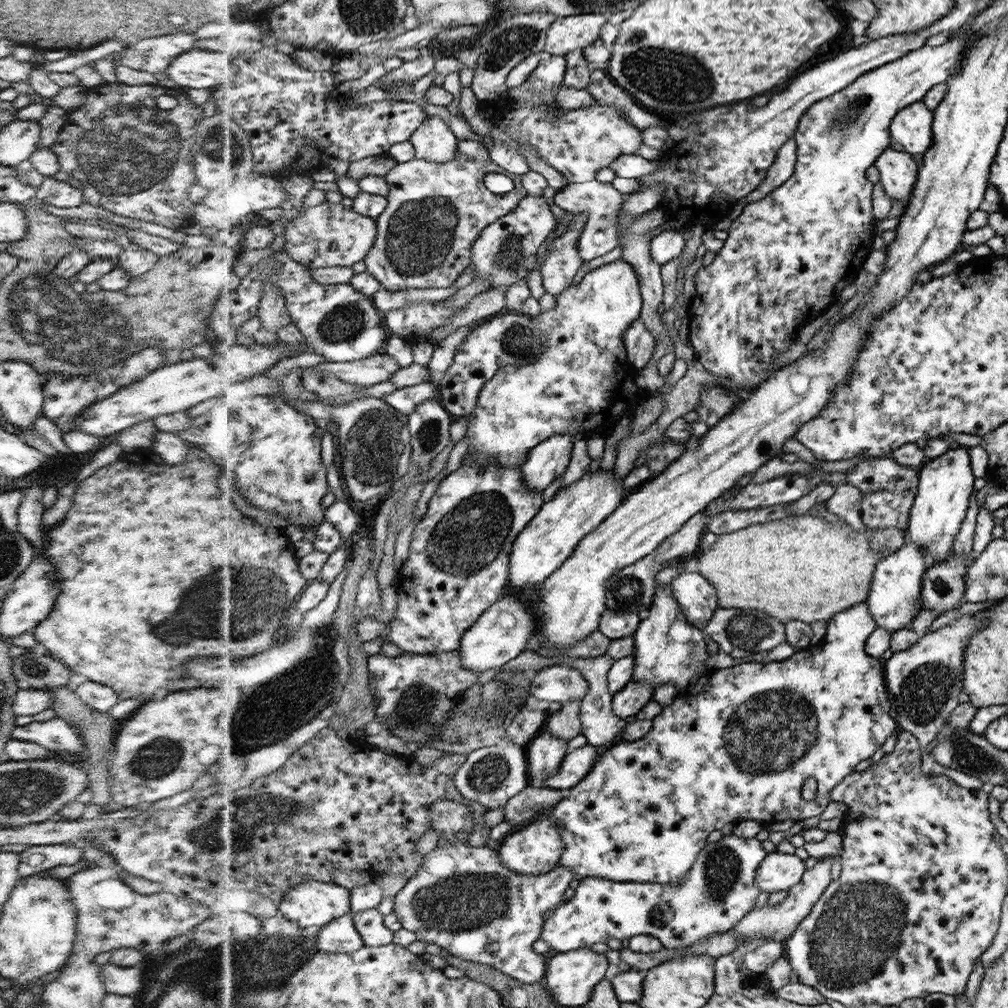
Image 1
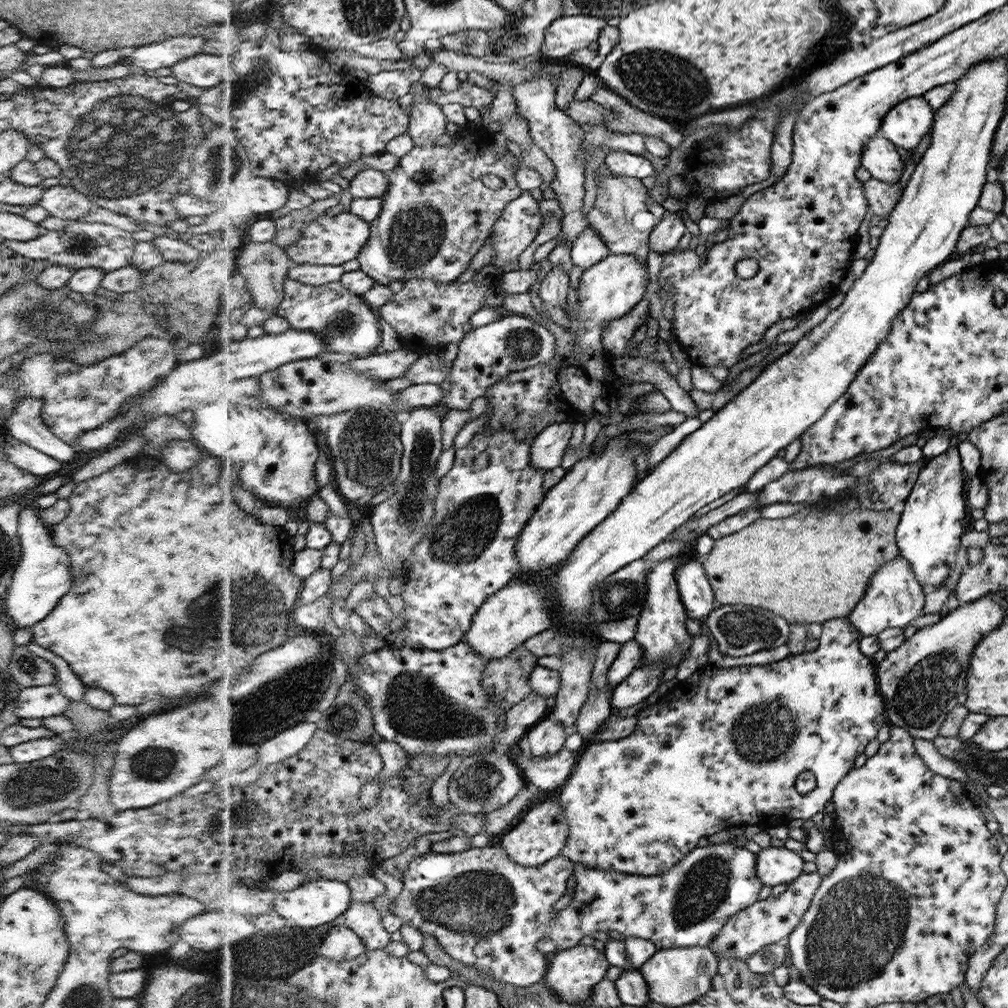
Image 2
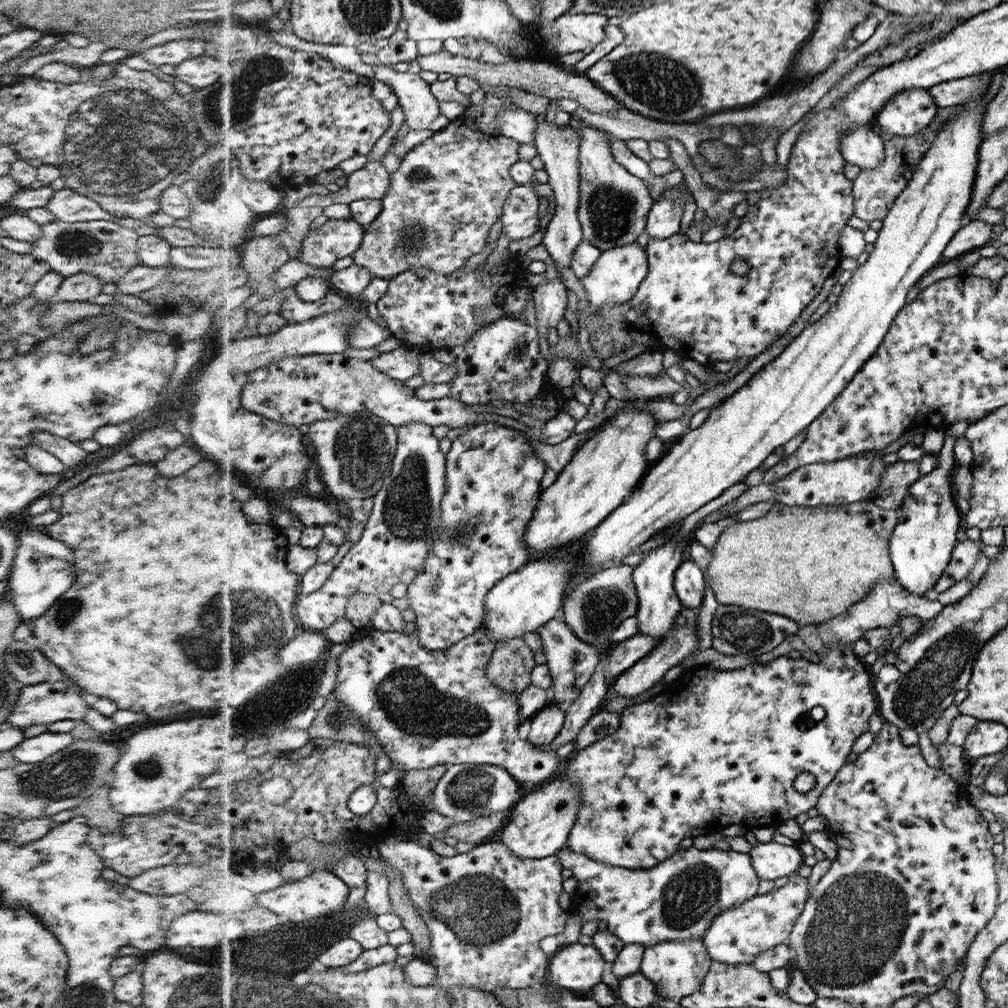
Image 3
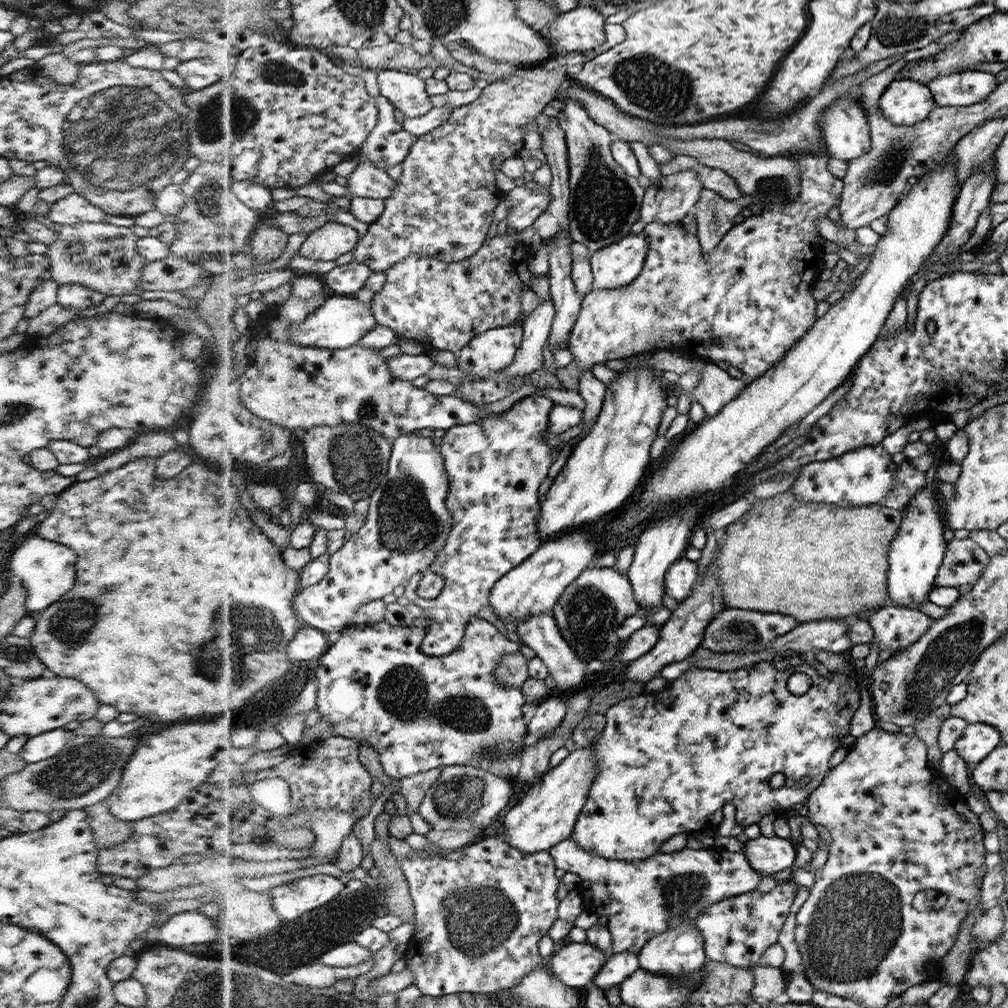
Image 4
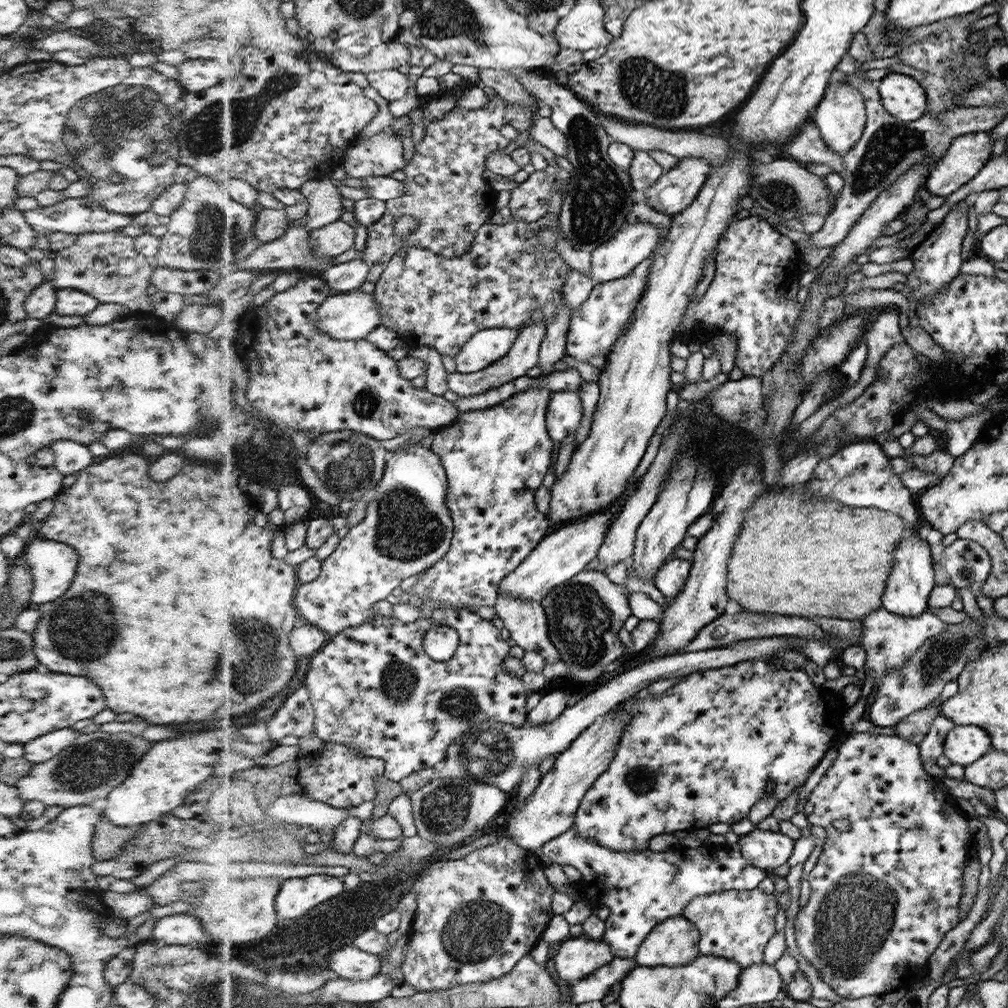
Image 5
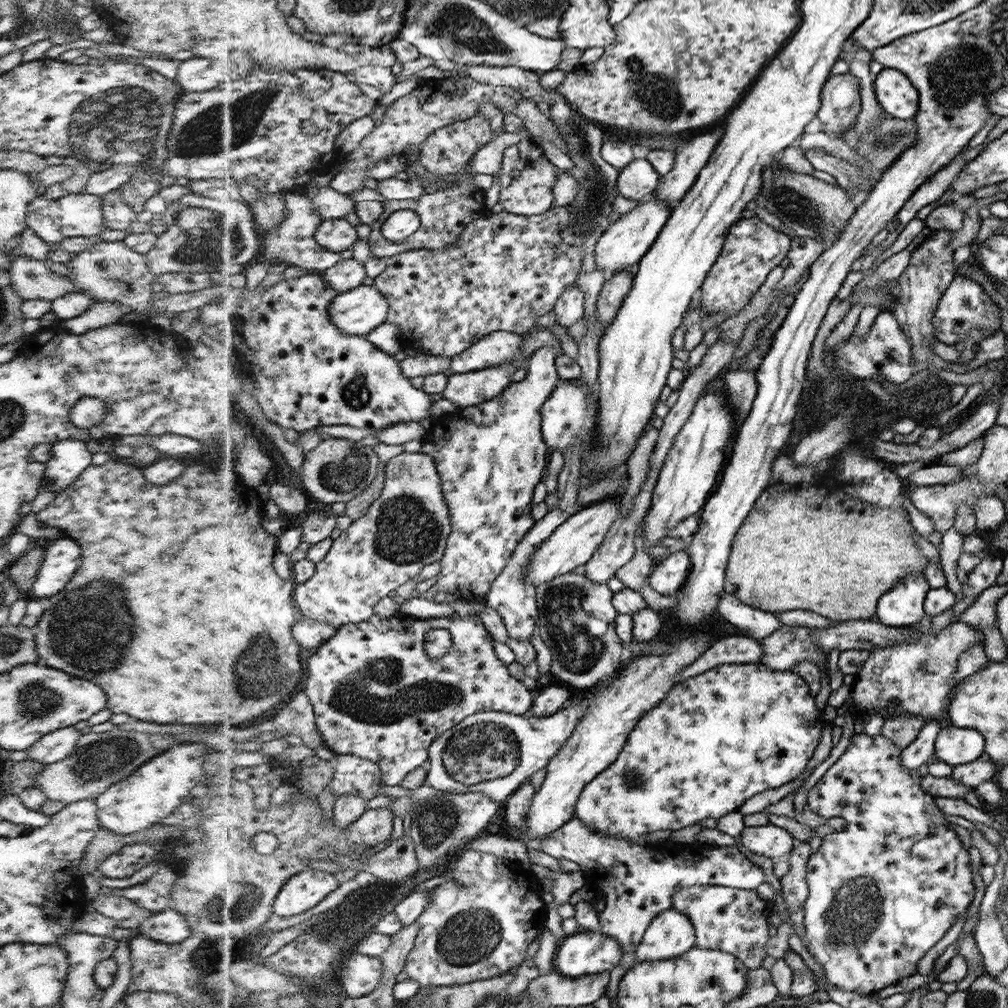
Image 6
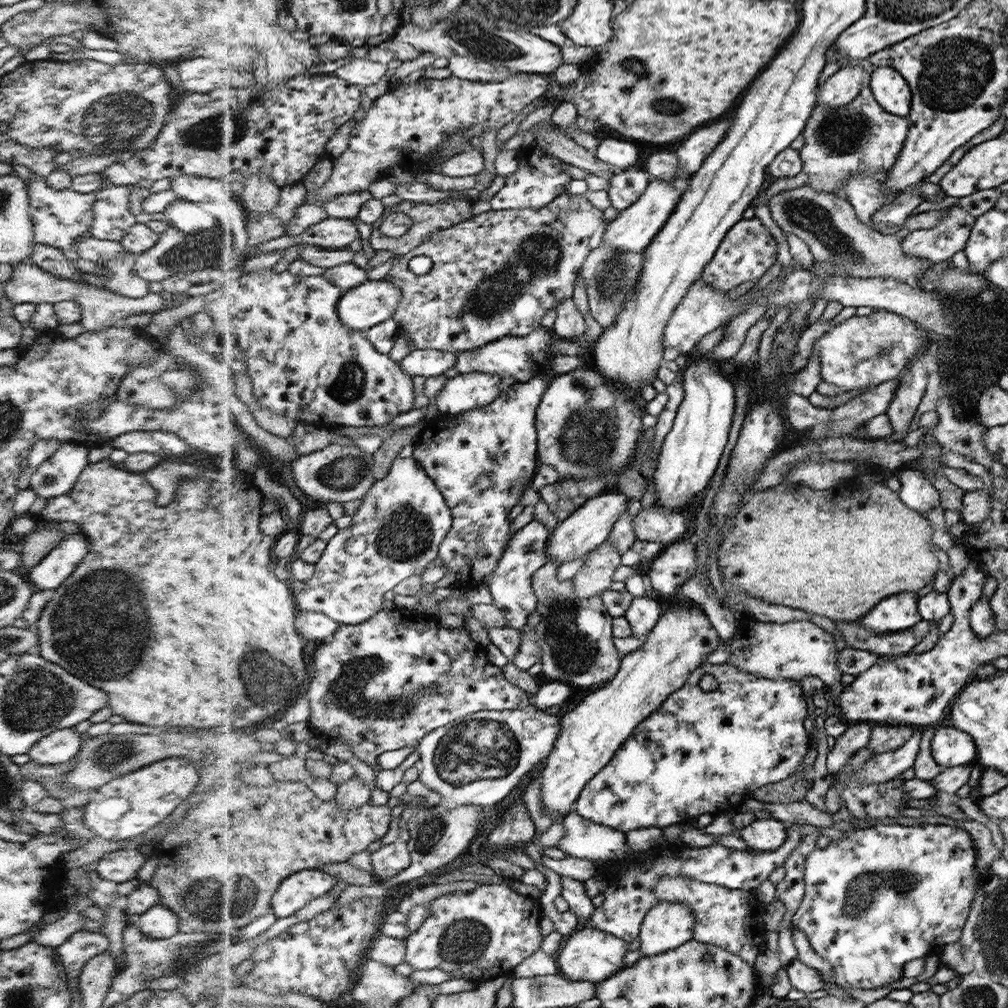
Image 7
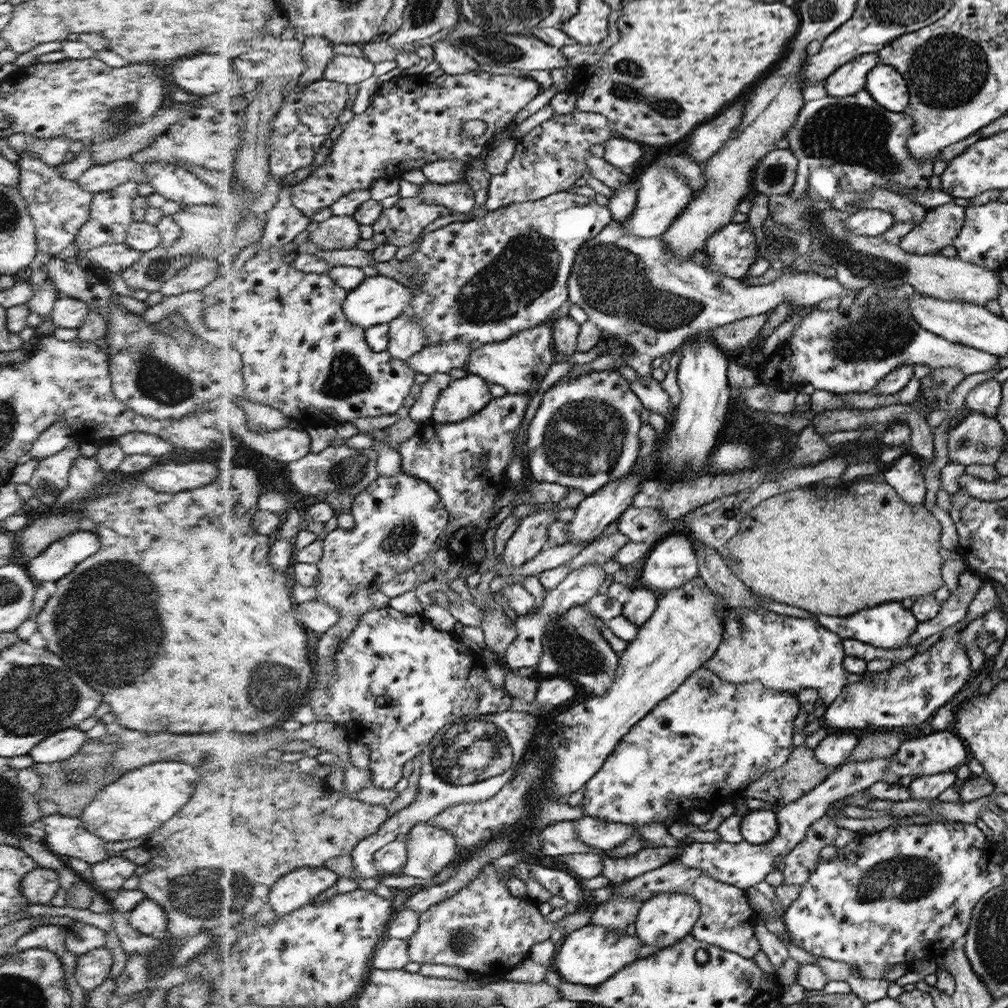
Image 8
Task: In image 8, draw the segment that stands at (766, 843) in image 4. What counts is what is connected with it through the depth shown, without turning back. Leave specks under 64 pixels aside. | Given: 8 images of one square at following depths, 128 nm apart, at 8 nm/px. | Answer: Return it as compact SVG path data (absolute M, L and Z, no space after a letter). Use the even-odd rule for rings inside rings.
M756 809L741 816L740 832L743 840L757 845L776 837L779 827L776 815L768 809Z

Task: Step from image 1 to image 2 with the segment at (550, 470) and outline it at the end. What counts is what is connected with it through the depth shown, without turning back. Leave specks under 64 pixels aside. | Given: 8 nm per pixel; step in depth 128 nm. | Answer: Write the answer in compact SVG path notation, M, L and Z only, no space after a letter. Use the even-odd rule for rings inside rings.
M552 423L542 429L531 443L533 466L547 471L560 467L570 438L572 438L572 424Z

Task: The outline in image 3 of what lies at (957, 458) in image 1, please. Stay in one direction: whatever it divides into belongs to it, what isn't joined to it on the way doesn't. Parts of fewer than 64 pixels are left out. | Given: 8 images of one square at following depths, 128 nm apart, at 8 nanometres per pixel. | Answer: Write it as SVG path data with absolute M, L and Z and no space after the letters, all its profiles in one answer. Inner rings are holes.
M944 432L944 444L937 455L938 467L928 474L922 474L921 477L910 487L908 495L905 496L903 504L898 508L901 514L900 521L889 541L890 556L893 558L893 574L896 575L898 582L912 594L923 595L927 590L933 588L941 578L953 558L953 548L958 544L958 534L960 522L963 514L956 507L954 497L954 488L952 482L953 470L958 466L955 462L954 449L955 437Z

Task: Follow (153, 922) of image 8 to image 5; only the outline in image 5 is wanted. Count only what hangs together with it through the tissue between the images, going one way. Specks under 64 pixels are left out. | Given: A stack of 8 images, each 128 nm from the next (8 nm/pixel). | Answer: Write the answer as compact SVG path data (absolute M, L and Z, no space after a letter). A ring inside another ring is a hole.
M180 913L157 919L151 936L158 946L196 945L203 934L203 926L194 914Z

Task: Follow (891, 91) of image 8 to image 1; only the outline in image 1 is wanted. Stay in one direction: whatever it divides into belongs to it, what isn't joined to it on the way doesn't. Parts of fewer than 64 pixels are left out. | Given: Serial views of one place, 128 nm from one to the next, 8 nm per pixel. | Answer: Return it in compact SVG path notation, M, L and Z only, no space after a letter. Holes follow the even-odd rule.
M915 102L905 106L893 118L890 134L910 156L921 155L924 158L924 154L933 148L933 117L933 110L926 103Z

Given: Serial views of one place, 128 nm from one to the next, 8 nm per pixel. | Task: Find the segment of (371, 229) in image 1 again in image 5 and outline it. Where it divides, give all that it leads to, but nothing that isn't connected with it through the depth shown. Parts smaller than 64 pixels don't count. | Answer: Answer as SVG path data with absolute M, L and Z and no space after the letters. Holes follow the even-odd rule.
M341 219L311 233L312 248L319 255L340 256L355 248L357 243L357 228Z

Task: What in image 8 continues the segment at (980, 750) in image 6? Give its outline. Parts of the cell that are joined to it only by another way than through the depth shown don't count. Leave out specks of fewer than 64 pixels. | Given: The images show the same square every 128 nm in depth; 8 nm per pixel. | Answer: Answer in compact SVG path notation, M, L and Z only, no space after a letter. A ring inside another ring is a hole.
M947 730L935 731L923 737L905 740L893 755L893 761L889 764L890 768L888 768L887 774L890 777L894 774L900 777L924 777L940 774L940 772L946 773L954 766L960 767L966 764L966 758L968 758L968 752L966 752L960 737L952 736L952 733Z

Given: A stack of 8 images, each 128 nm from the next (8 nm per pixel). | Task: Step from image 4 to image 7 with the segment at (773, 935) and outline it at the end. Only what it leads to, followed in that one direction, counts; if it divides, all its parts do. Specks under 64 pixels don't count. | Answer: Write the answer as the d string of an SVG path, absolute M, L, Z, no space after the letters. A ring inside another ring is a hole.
M684 875L660 877L653 886L653 893L662 901L683 902L691 906L696 918L694 941L722 947L741 956L751 965L754 965L756 956L765 949L766 930L762 918L766 912L766 904L759 901L753 891L730 890L725 886L700 882Z

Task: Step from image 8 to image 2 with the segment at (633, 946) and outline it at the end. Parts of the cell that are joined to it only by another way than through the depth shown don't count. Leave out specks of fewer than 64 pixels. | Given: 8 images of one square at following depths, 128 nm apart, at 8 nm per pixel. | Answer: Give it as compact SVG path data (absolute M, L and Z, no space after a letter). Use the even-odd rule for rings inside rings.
M578 944L568 950L558 950L550 962L545 985L556 994L560 1002L581 1005L593 997L594 986L606 976L608 966L611 964L608 964L605 953L598 951L592 945Z

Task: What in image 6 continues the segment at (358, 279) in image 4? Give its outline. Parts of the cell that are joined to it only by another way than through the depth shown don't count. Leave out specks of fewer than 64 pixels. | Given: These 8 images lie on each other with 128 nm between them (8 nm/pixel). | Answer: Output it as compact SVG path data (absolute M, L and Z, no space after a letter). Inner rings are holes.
M354 258L342 259L336 266L322 273L339 293L348 293L360 288L369 276L367 265Z

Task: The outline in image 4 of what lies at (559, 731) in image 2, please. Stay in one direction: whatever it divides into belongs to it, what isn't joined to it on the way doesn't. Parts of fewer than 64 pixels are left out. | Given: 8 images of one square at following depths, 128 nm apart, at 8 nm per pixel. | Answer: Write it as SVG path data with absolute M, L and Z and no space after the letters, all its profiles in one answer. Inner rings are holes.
M548 695L537 705L536 713L529 724L529 734L532 740L540 740L545 734L558 728L565 719L567 702L561 697Z

